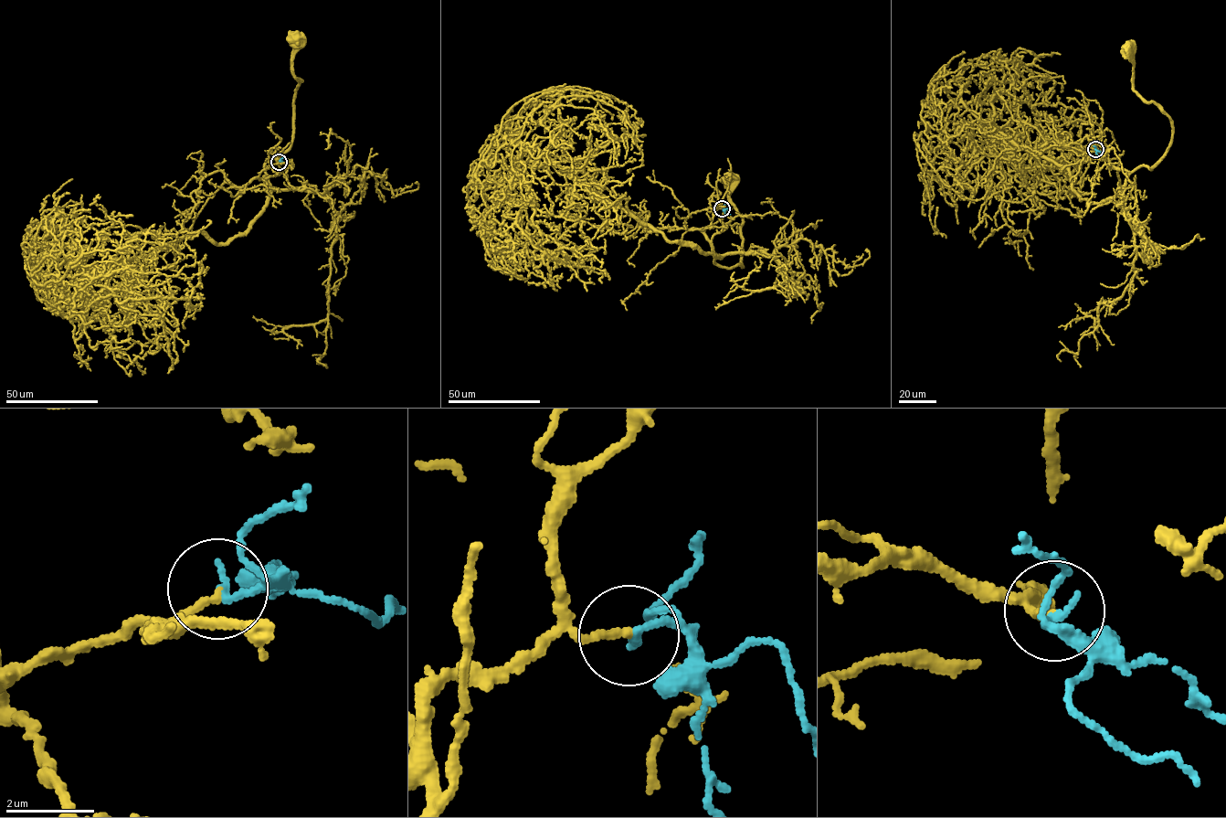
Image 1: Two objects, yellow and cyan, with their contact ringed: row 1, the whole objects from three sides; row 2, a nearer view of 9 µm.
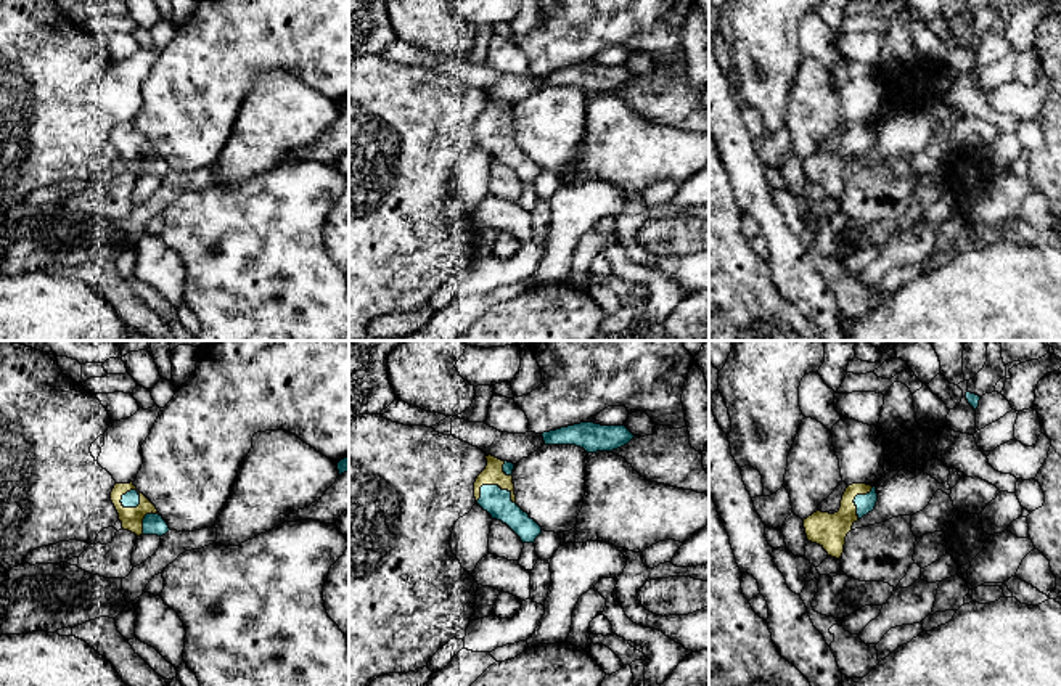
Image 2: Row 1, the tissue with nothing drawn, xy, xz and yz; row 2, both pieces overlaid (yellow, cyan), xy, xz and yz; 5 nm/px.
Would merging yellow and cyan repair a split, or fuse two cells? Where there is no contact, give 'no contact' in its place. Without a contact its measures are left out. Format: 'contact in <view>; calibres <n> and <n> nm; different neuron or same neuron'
contact in xz; calibres 100 and 140 nm; same neuron

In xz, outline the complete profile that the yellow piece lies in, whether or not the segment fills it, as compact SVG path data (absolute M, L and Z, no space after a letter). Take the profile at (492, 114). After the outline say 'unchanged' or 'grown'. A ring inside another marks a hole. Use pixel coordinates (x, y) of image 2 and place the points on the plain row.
M492 95L485 96L487 106L474 122L476 143L492 159L506 164L522 183L534 183L542 167L516 145L513 109L514 104Z | grown

